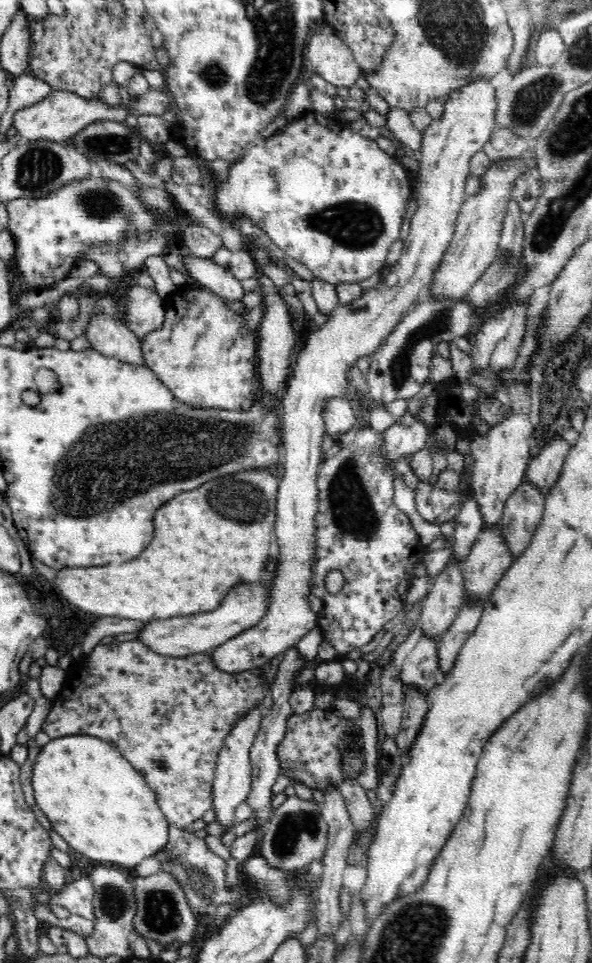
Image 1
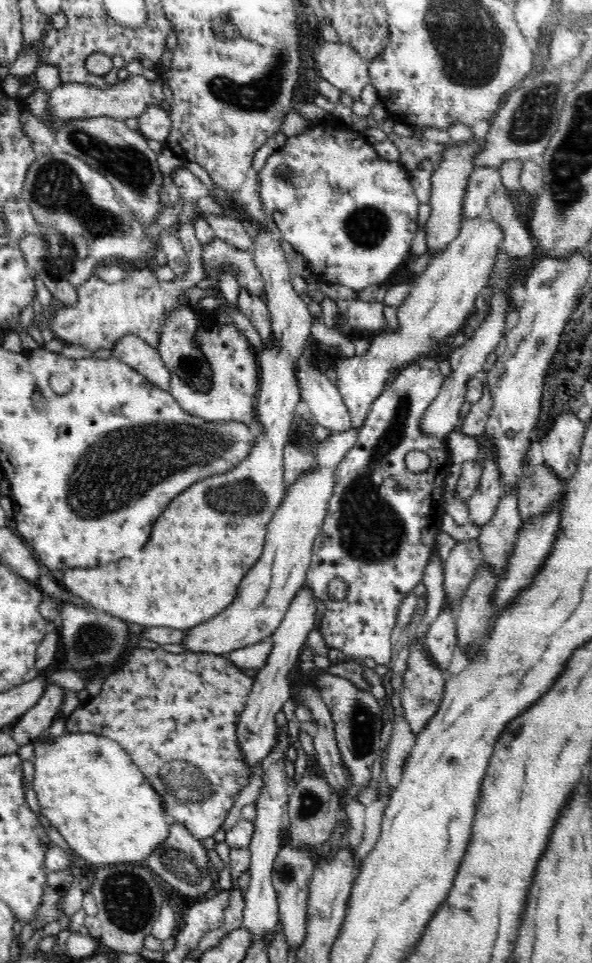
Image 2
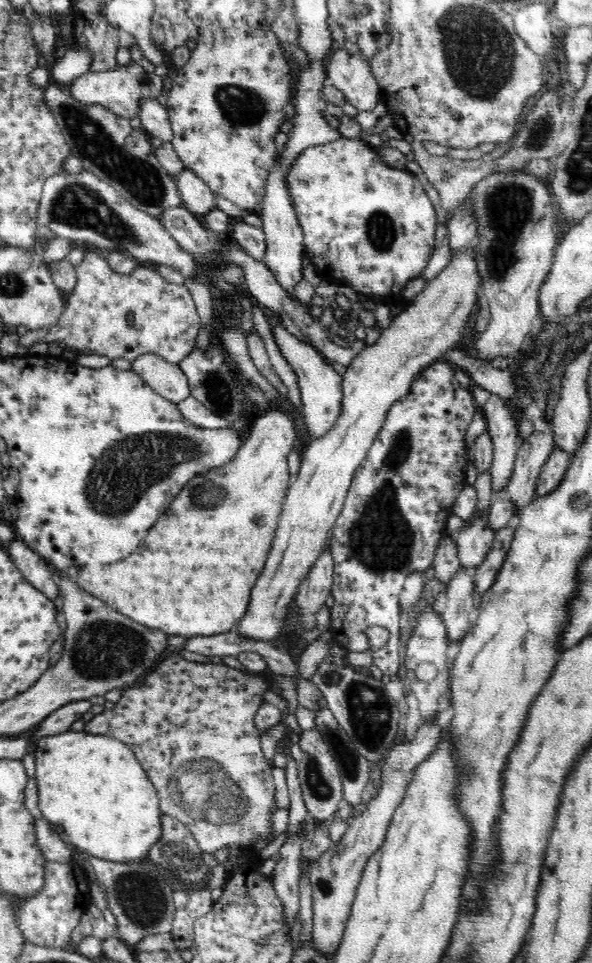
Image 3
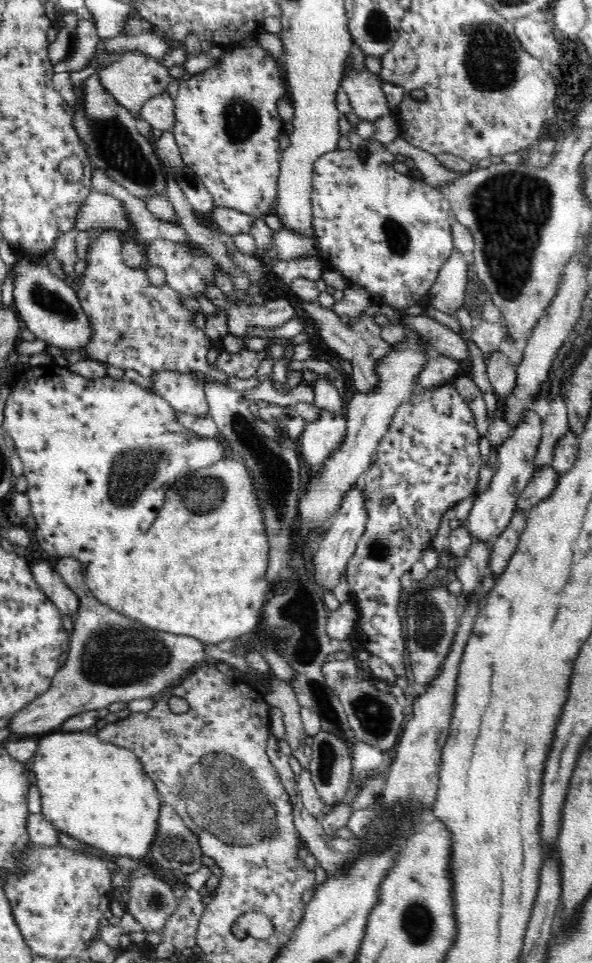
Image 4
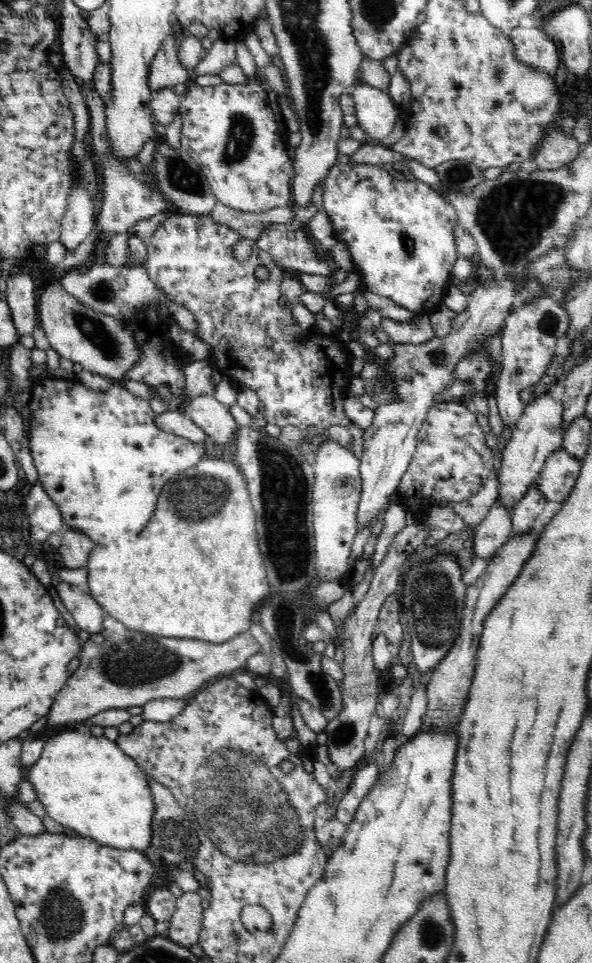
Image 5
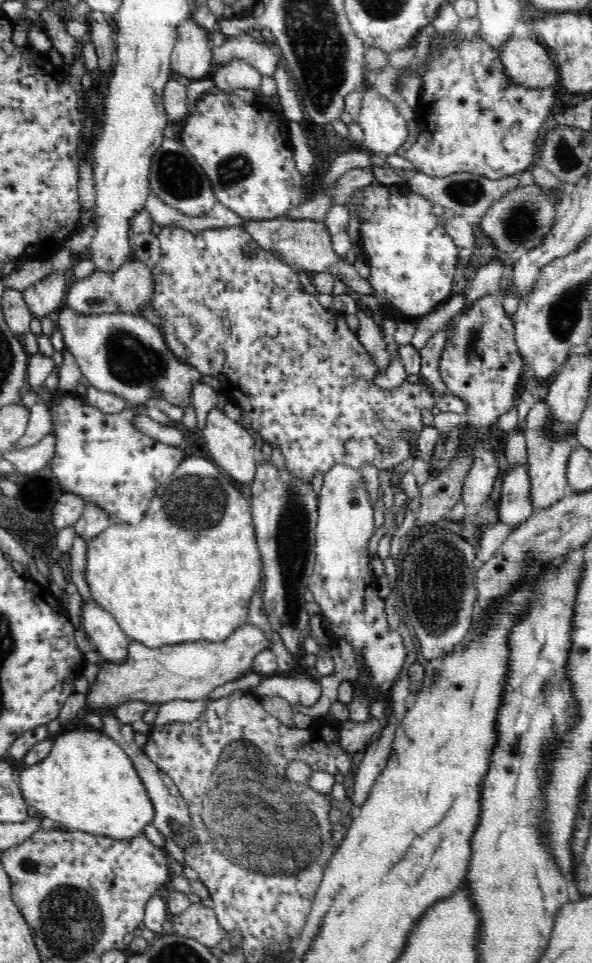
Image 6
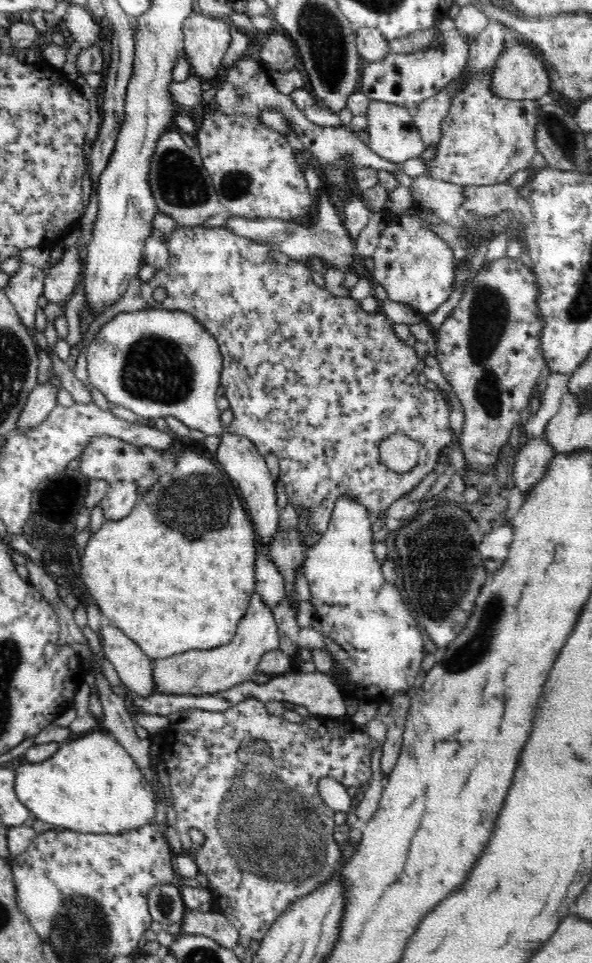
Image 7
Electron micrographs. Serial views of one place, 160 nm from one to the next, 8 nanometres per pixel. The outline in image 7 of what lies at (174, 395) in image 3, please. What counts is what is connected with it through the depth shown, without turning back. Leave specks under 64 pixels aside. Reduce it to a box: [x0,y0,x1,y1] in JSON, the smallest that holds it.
[215,430,279,546]

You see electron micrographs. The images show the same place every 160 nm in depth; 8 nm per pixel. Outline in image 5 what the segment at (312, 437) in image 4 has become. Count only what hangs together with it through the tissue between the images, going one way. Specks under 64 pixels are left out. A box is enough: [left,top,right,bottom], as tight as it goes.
[312,438,362,586]

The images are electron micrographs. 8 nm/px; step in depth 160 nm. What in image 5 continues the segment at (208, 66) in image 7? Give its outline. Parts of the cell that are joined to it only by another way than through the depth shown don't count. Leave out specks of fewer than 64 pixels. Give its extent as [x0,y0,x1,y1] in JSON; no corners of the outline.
[149,28,194,92]

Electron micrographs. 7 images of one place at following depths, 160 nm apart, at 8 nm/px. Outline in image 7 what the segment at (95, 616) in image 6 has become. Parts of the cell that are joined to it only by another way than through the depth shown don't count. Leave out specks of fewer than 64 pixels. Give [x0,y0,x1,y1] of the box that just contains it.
[99,621,156,698]

